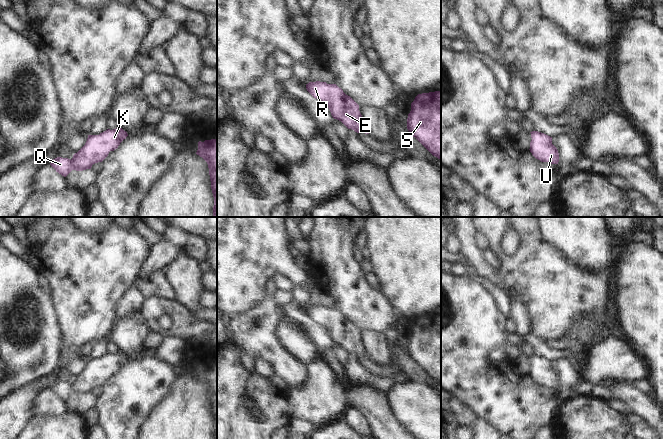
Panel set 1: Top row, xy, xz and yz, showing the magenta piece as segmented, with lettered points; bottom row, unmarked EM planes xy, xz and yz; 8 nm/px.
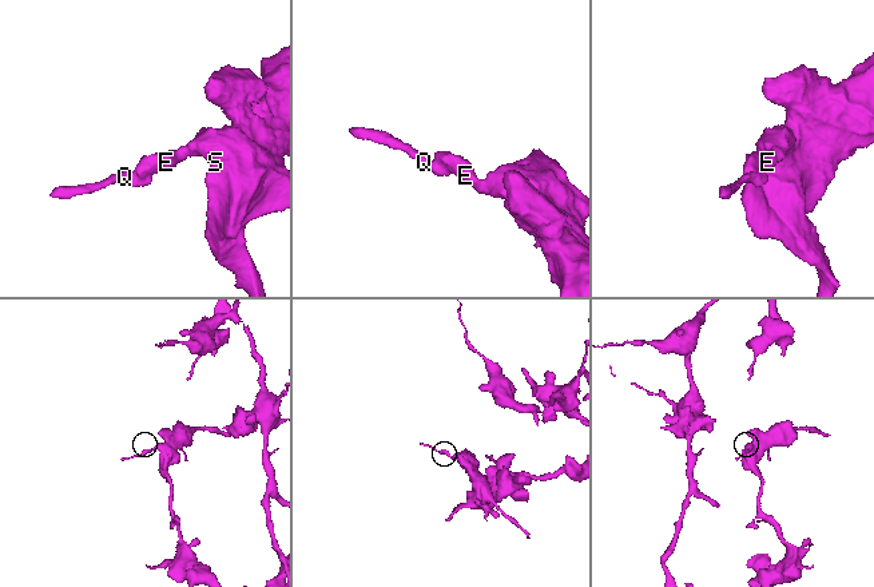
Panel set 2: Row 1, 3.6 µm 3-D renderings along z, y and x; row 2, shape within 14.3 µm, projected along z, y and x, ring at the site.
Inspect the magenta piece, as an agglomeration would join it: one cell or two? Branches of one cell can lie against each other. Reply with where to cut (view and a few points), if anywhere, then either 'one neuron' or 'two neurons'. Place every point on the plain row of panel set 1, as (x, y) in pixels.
no cut | one neuron

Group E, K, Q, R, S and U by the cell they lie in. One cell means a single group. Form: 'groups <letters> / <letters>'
groups E K Q R S U

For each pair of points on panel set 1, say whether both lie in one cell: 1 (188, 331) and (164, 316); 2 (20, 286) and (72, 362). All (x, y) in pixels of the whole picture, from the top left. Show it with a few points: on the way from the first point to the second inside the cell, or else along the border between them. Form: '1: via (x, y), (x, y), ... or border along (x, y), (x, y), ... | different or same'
1: via (182, 325), (170, 318) | same
2: border along (62, 339), (59, 345), (58, 367) | different

